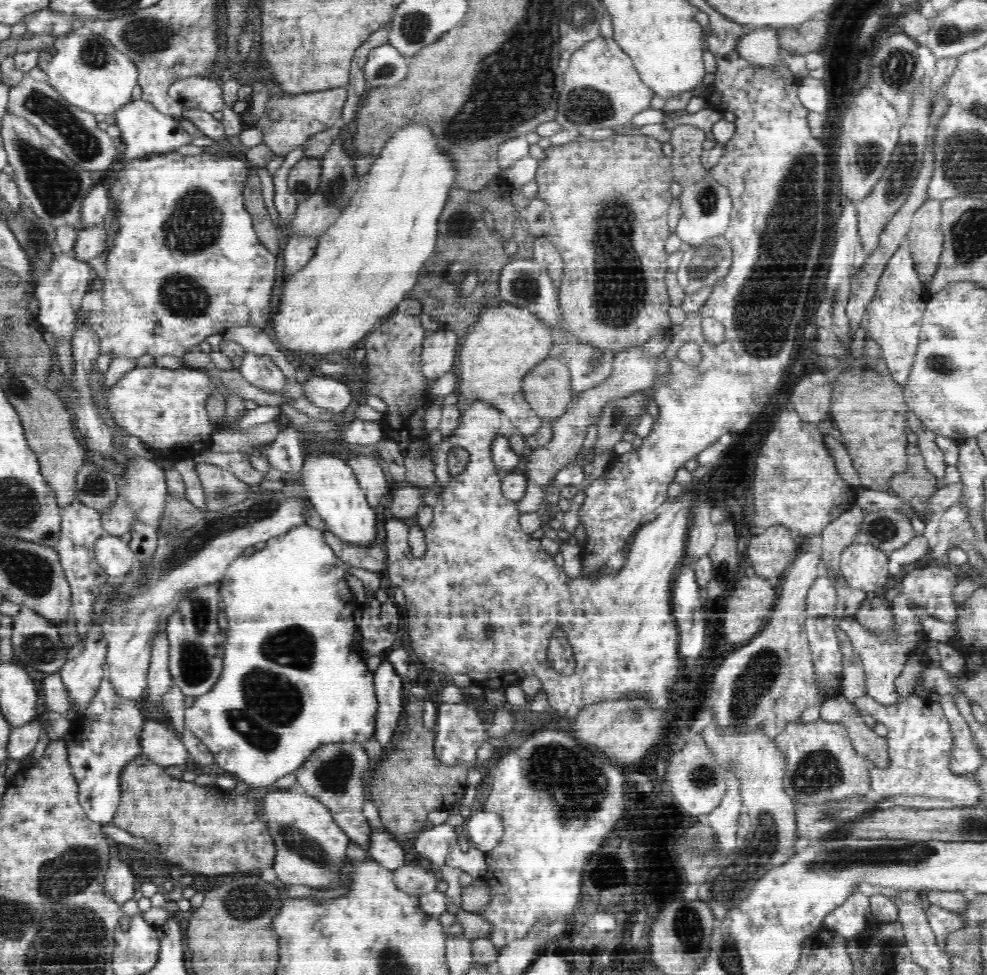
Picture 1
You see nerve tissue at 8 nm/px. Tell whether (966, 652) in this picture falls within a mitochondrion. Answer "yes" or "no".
no

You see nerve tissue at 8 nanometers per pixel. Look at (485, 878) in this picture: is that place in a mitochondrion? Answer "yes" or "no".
no

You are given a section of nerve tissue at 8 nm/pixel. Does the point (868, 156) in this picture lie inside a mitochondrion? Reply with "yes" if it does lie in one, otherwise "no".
yes

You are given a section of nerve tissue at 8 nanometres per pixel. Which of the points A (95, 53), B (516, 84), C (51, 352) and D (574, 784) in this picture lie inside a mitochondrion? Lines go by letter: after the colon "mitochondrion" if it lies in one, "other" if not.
A: mitochondrion
B: mitochondrion
C: other
D: mitochondrion

